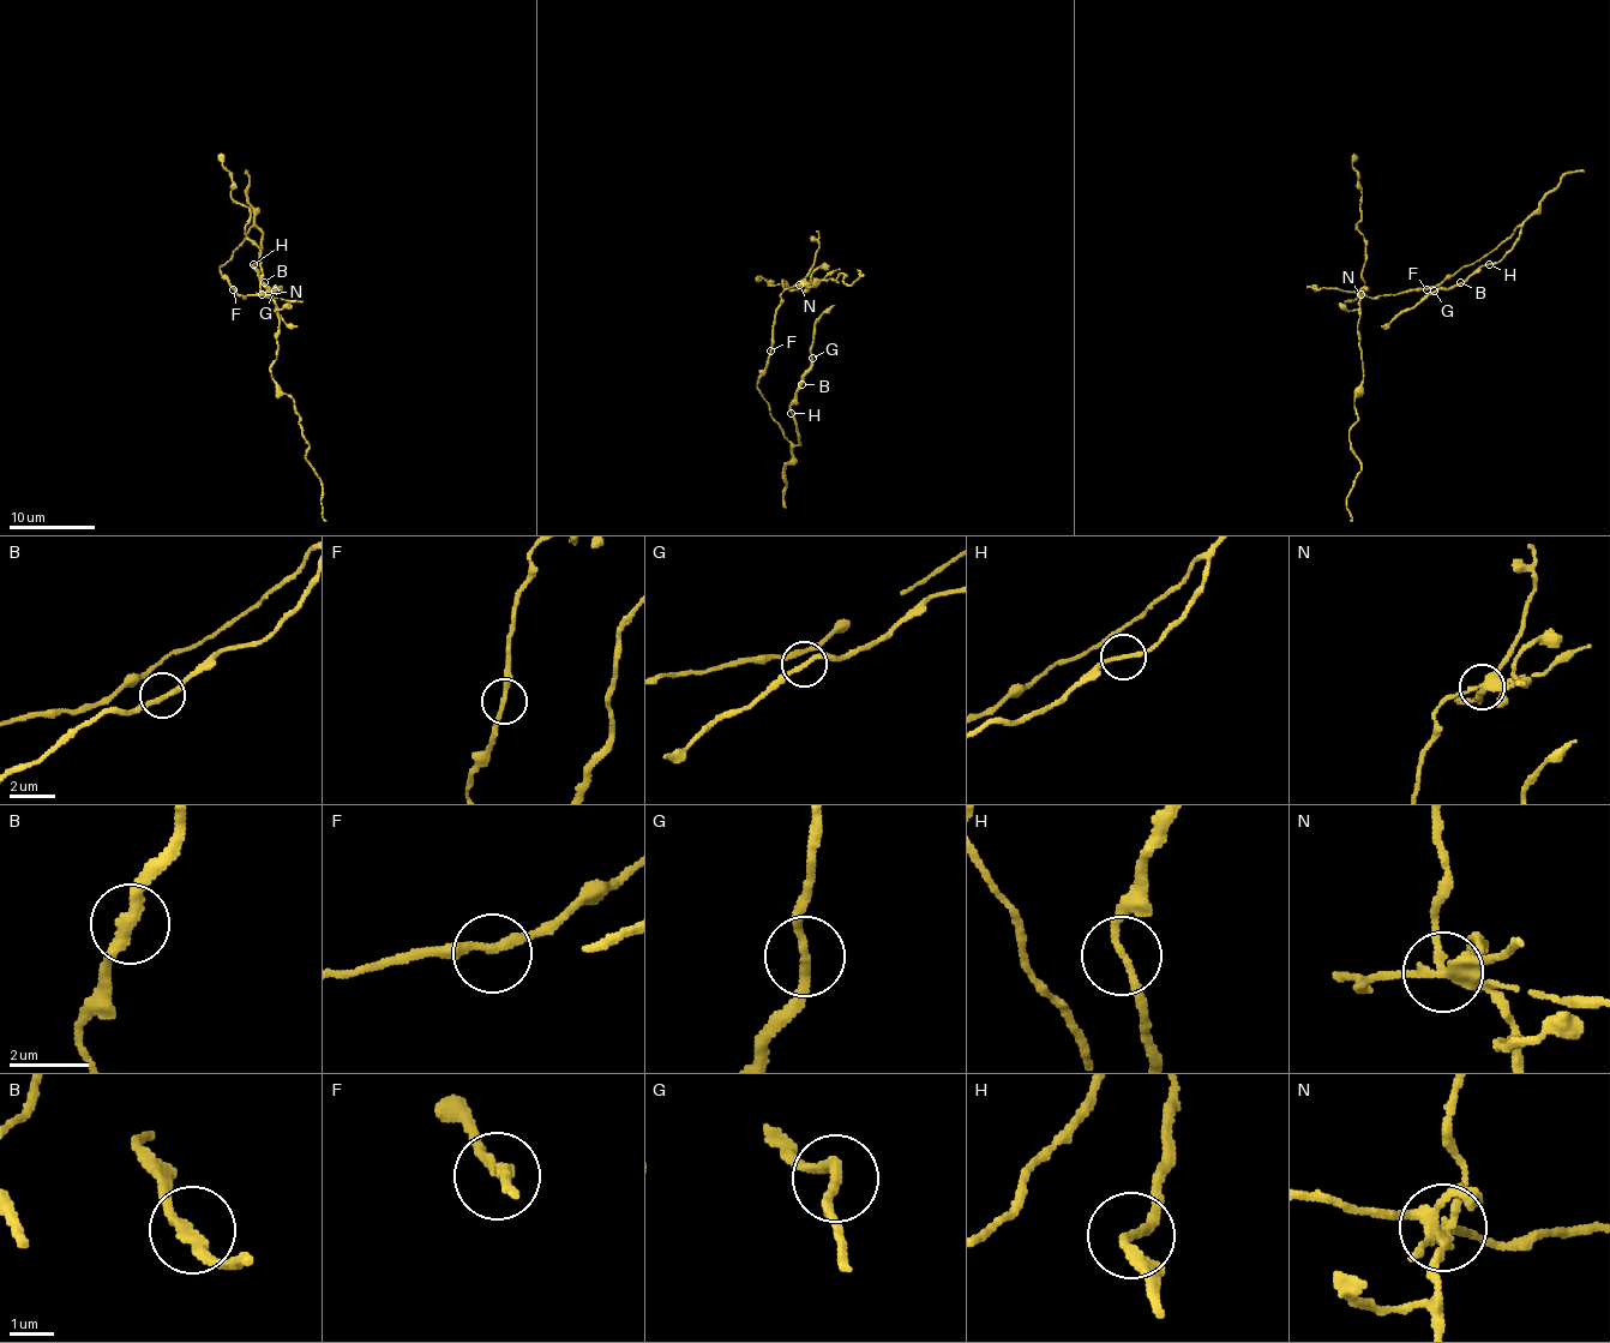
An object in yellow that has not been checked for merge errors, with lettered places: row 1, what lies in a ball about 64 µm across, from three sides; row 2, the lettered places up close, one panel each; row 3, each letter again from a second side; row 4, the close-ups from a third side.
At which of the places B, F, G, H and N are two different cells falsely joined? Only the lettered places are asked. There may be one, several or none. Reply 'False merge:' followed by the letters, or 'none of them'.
False merge: G, N

